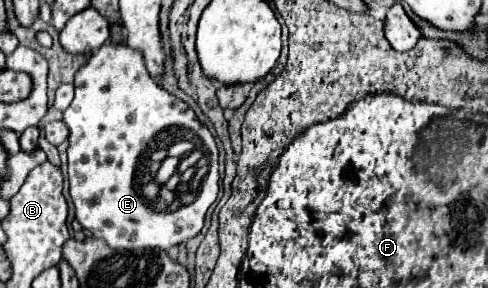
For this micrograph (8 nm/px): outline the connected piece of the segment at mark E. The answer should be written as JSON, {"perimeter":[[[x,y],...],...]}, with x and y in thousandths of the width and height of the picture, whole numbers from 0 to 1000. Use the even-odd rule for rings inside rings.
{"perimeter":[[[217,149],[193,177],[160,247],[152,302],[156,330],[131,385],[131,427],[143,448],[139,622],[160,774],[230,865],[307,858],[344,872],[402,823],[418,781],[426,719],[447,677],[447,510],[426,441],[402,413],[402,392],[373,344],[324,302],[299,247],[291,191],[258,156]],[[361,490],[402,490],[402,538],[418,545],[398,580],[369,601],[365,642],[344,656],[344,635],[320,628],[320,601],[344,545],[348,503]]]}

